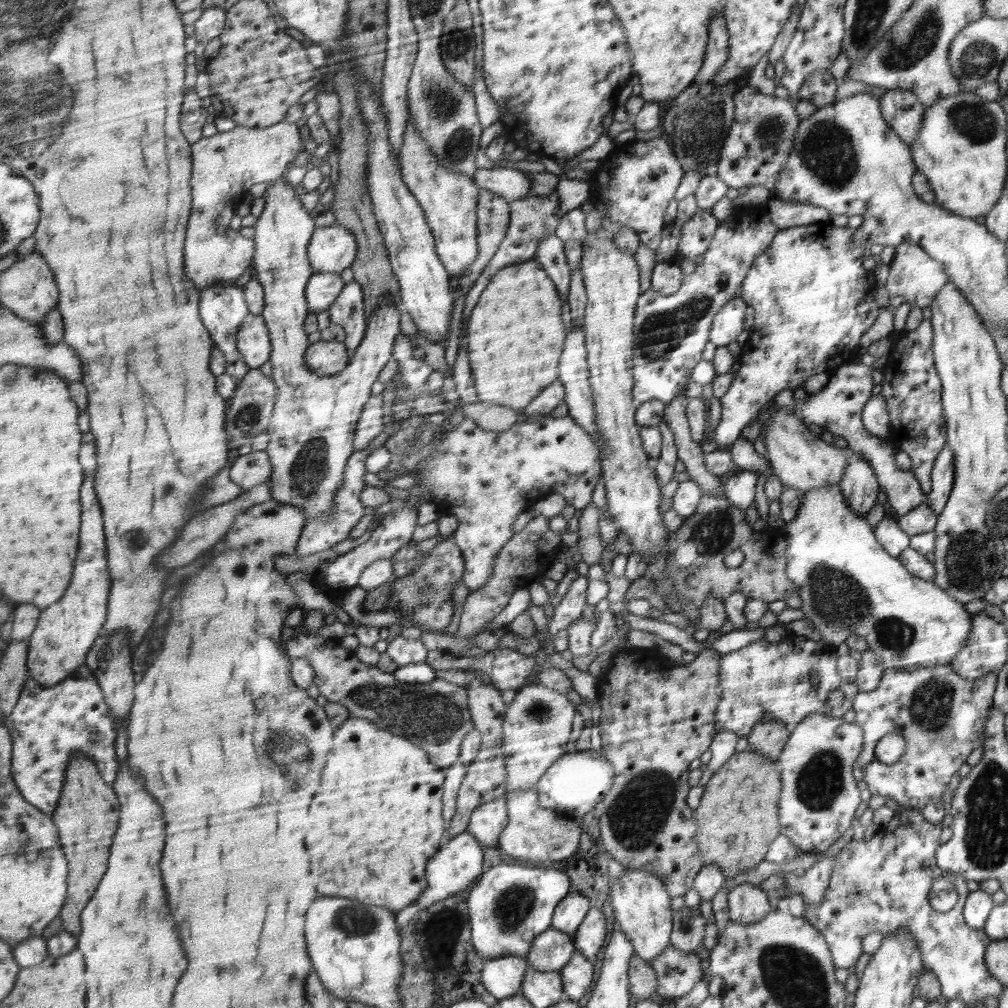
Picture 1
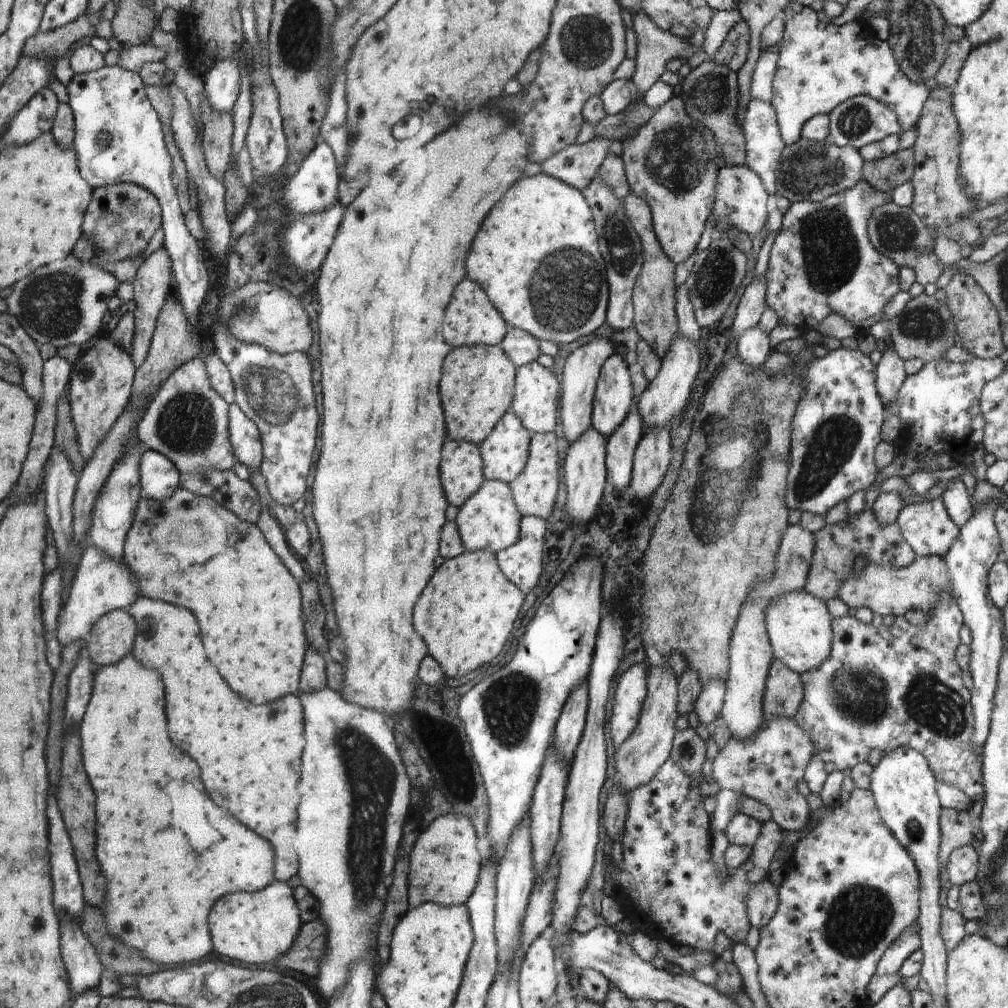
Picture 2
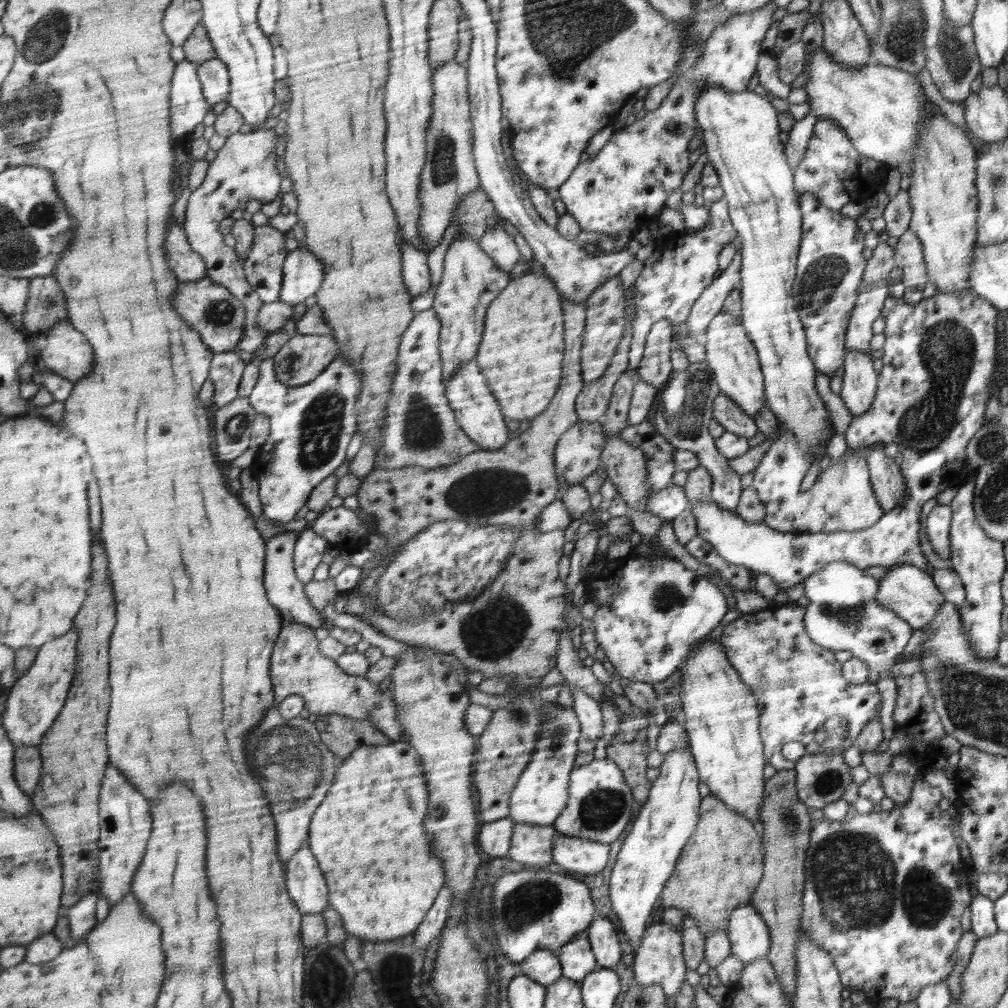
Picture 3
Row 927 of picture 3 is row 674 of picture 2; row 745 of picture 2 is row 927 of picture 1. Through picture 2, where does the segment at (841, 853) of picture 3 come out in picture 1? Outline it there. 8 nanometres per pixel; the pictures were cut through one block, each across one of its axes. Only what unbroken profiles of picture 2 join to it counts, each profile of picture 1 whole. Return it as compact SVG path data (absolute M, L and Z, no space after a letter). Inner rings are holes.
M898 805L889 824L877 830L870 840L852 839L840 850L835 856L833 871L820 905L806 907L802 917L810 924L815 924L821 936L826 938L837 968L848 970L850 966L856 964L856 960L864 954L862 940L866 934L880 932L884 937L888 937L907 931L916 937L925 970L932 972L941 985L942 1001L960 999L967 1005L983 1003L984 998L989 995L999 999L1006 989L1001 982L992 977L985 964L985 952L990 944L989 937L984 934L982 928L978 930L965 924L964 908L968 892L958 892L960 898L957 903L942 914L932 910L928 902L928 892L932 882L944 876L936 861L937 848L940 847L940 840L938 840L940 832L942 832L942 822L937 824L926 822L918 807Z

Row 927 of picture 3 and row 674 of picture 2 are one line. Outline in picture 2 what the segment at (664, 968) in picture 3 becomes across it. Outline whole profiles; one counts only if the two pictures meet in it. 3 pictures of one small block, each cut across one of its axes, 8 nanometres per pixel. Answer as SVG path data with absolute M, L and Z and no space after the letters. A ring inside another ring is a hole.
M651 666L648 672L648 694L640 714L640 722L636 730L615 750L615 766L613 772L620 774L616 787L628 796L634 788L642 787L653 780L658 768L665 764L672 754L672 740L677 736L674 732L676 714L676 678L674 672L665 667Z

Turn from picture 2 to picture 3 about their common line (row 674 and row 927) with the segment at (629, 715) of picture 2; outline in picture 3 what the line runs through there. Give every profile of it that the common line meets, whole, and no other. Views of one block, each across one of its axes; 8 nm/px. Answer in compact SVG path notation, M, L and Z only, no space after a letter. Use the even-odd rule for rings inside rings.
M689 744L675 748L672 752L664 755L664 762L659 767L660 775L652 782L653 786L652 790L649 791L649 798L640 805L639 815L620 848L610 877L609 900L621 922L622 930L628 938L630 947L634 949L632 955L635 955L638 948L641 947L641 941L648 931L650 922L648 919L652 914L652 908L654 908L658 896L661 896L661 892L665 890L665 884L672 878L680 853L696 828L694 824L698 822L698 808L703 797L700 793L699 772L696 770L697 766Z

